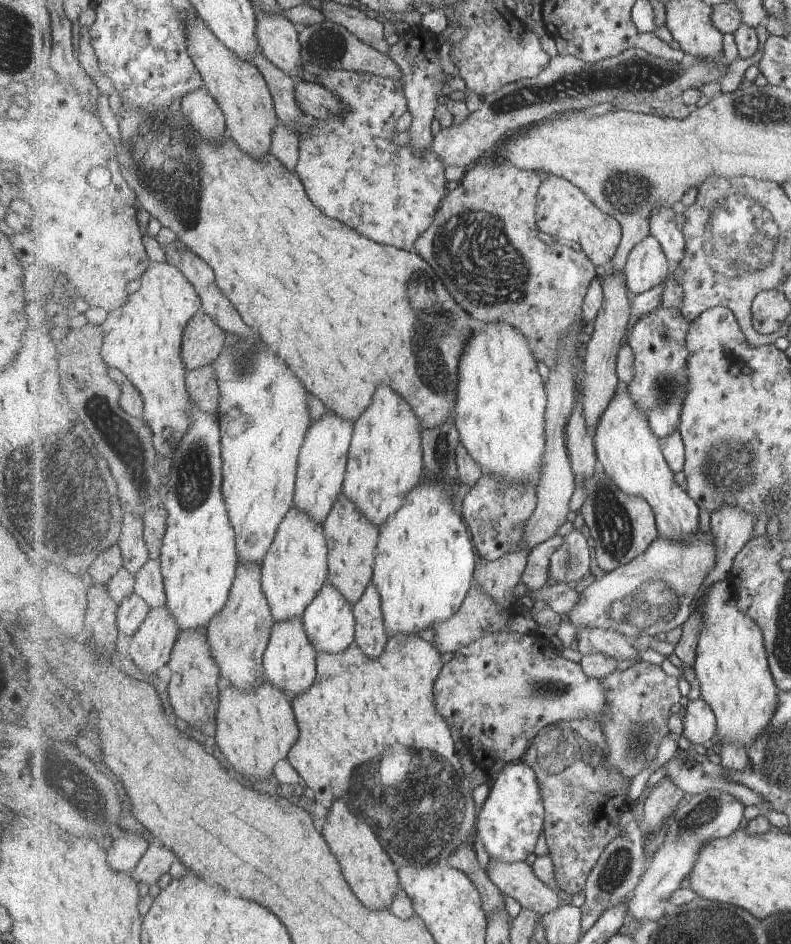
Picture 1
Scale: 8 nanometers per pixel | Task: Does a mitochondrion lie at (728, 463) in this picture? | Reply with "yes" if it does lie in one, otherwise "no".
yes

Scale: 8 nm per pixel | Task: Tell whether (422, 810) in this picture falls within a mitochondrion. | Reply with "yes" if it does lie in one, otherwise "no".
yes

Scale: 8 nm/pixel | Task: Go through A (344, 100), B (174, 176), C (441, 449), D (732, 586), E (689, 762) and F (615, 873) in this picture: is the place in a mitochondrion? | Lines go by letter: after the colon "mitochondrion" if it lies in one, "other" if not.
A: other
B: mitochondrion
C: mitochondrion
D: other
E: other
F: mitochondrion

